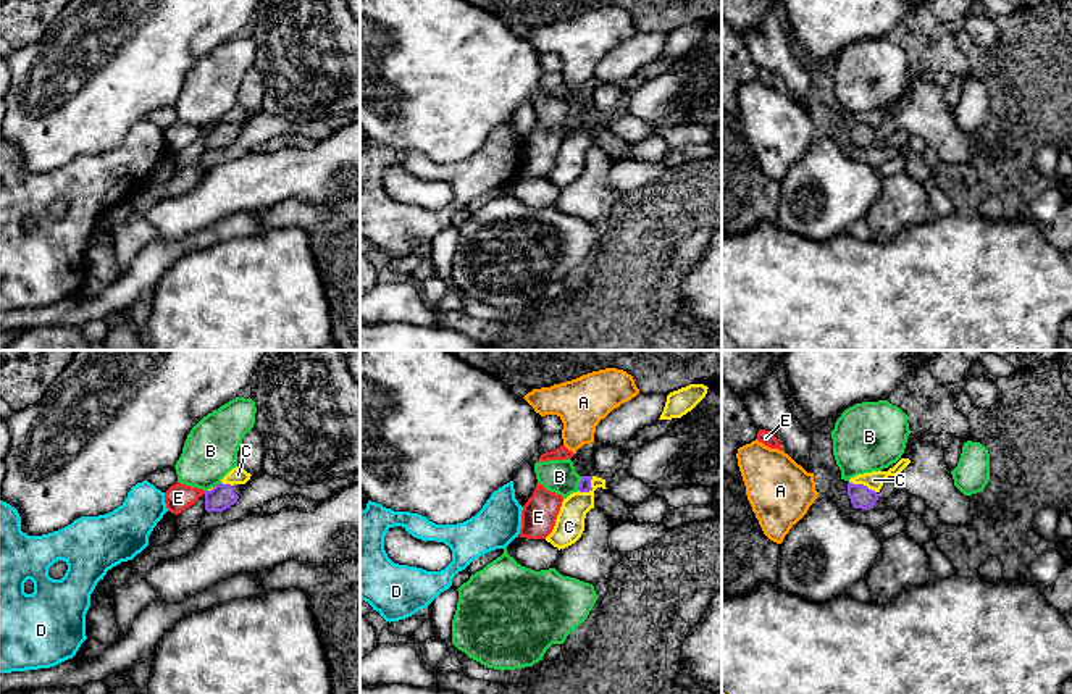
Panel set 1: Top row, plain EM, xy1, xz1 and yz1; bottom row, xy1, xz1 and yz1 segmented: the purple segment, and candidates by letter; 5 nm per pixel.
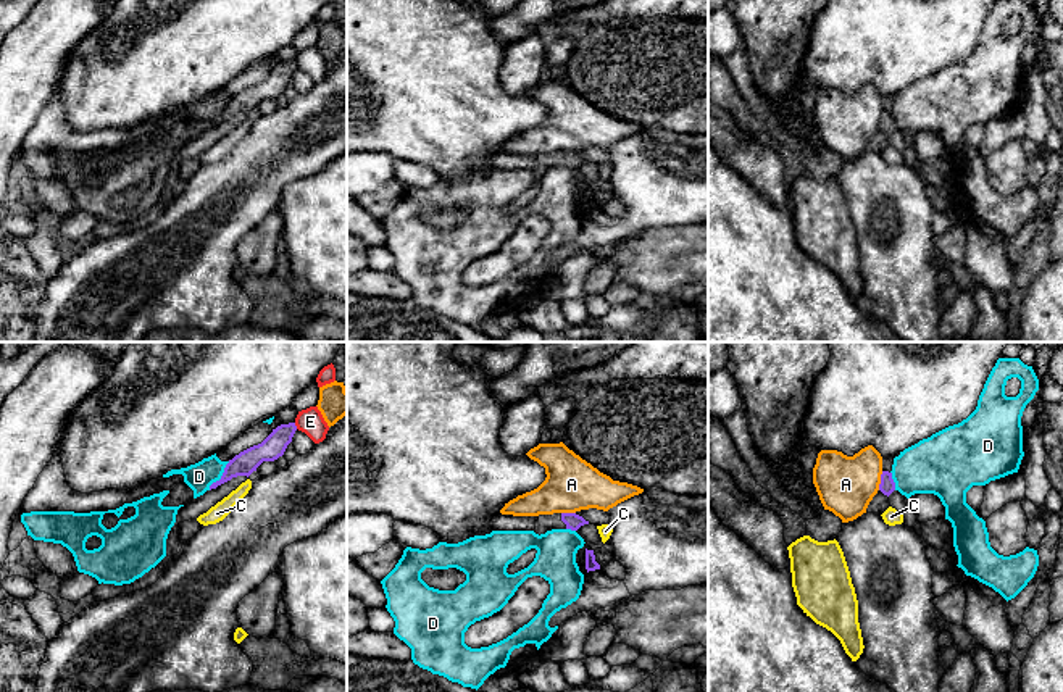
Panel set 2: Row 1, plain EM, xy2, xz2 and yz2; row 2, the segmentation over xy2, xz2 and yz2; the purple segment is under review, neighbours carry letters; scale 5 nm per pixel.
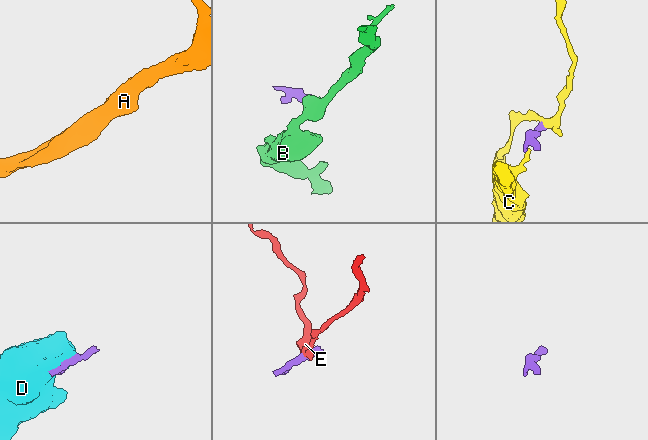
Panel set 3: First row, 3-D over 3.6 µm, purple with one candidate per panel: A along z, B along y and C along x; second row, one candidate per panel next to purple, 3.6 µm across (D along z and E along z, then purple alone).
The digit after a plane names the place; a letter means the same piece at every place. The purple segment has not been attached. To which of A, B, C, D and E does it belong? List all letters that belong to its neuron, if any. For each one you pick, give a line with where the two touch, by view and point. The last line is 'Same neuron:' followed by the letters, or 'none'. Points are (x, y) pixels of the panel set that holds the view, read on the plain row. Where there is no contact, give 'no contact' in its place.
Same neuron: none

